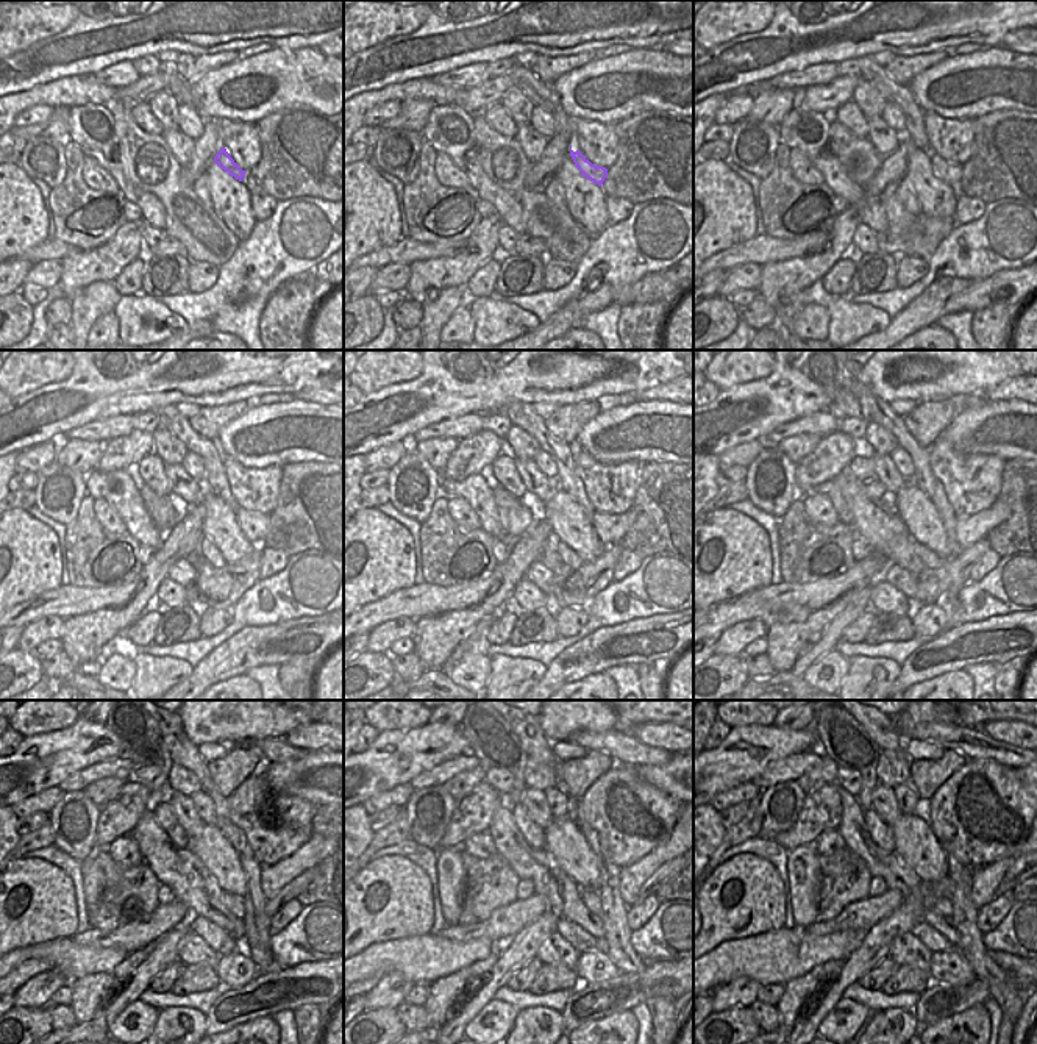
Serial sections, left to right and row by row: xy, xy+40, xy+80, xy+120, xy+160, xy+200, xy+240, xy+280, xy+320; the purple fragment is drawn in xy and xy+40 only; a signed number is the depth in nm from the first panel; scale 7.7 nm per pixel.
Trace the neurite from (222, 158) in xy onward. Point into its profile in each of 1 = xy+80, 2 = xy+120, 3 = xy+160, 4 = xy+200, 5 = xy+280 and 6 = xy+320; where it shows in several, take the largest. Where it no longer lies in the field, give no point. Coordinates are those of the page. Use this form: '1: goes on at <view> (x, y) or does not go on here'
1: goes on at xy+80 (948, 172)
2: goes on at xy+120 (253, 524)
3: goes on at xy+160 (611, 529)
4: goes on at xy+200 (970, 529)
5: goes on at xy+280 (631, 877)
6: goes on at xy+320 (984, 880)

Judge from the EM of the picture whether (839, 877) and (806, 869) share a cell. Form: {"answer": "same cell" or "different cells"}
{"answer": "different cells"}

